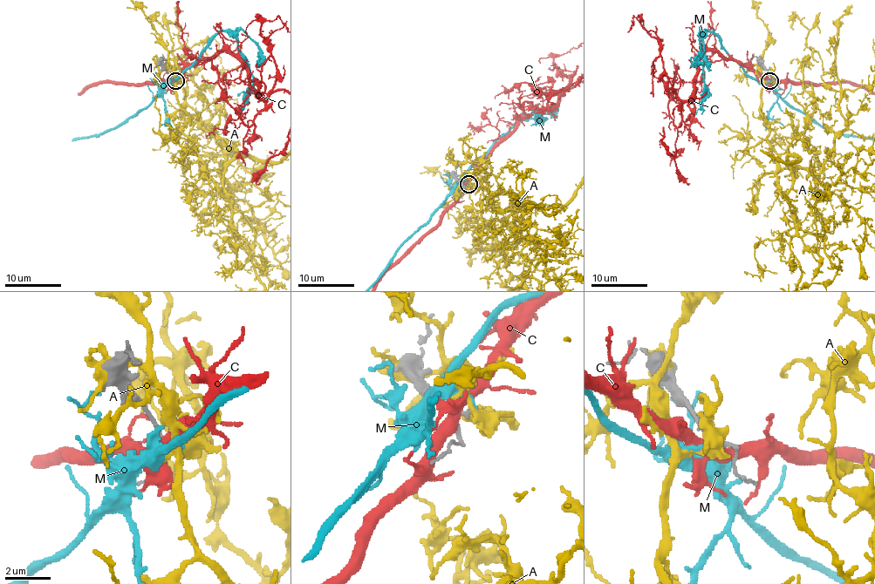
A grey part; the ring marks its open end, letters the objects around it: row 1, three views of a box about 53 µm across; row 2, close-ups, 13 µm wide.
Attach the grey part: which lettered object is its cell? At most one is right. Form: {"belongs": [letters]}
{"belongs": []}

